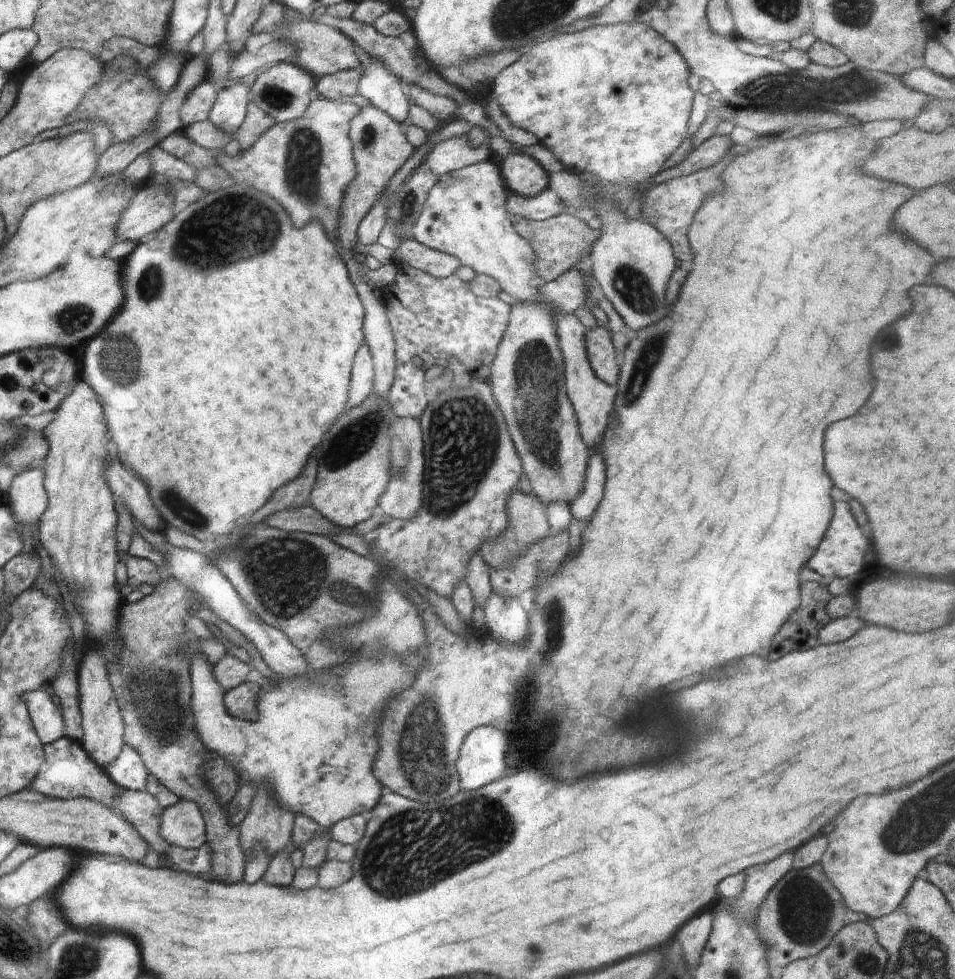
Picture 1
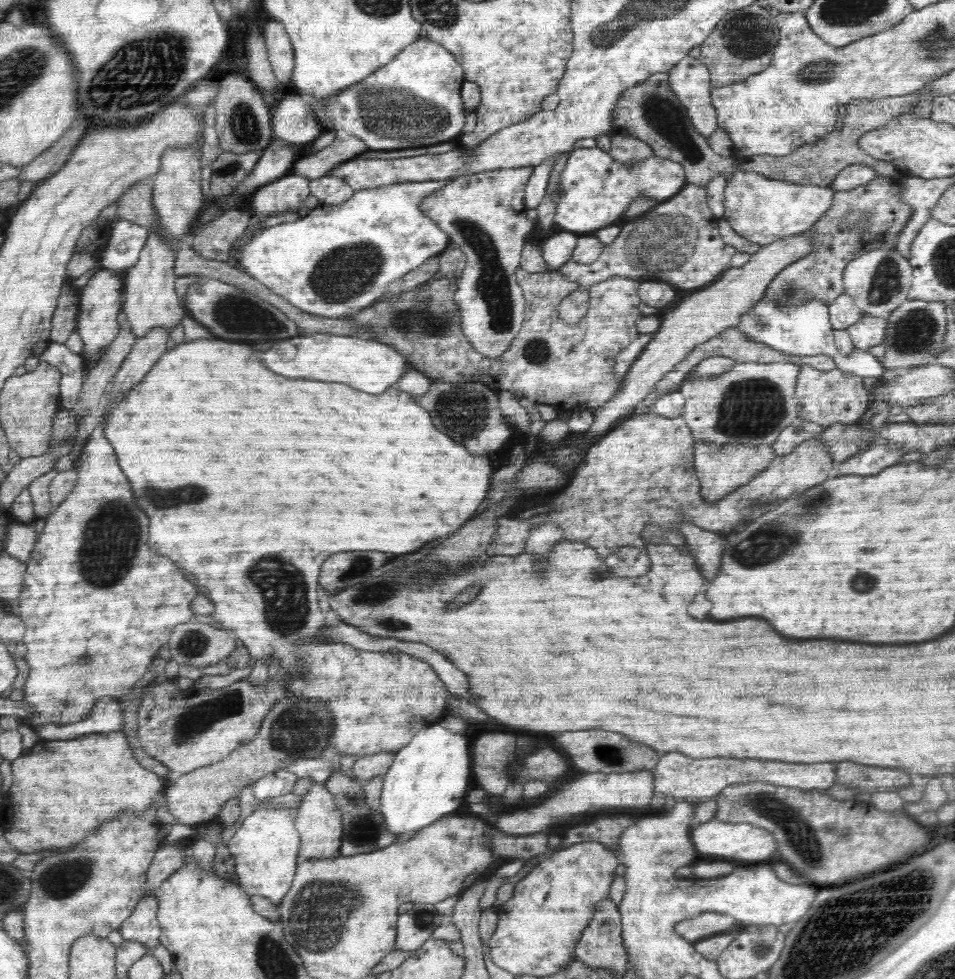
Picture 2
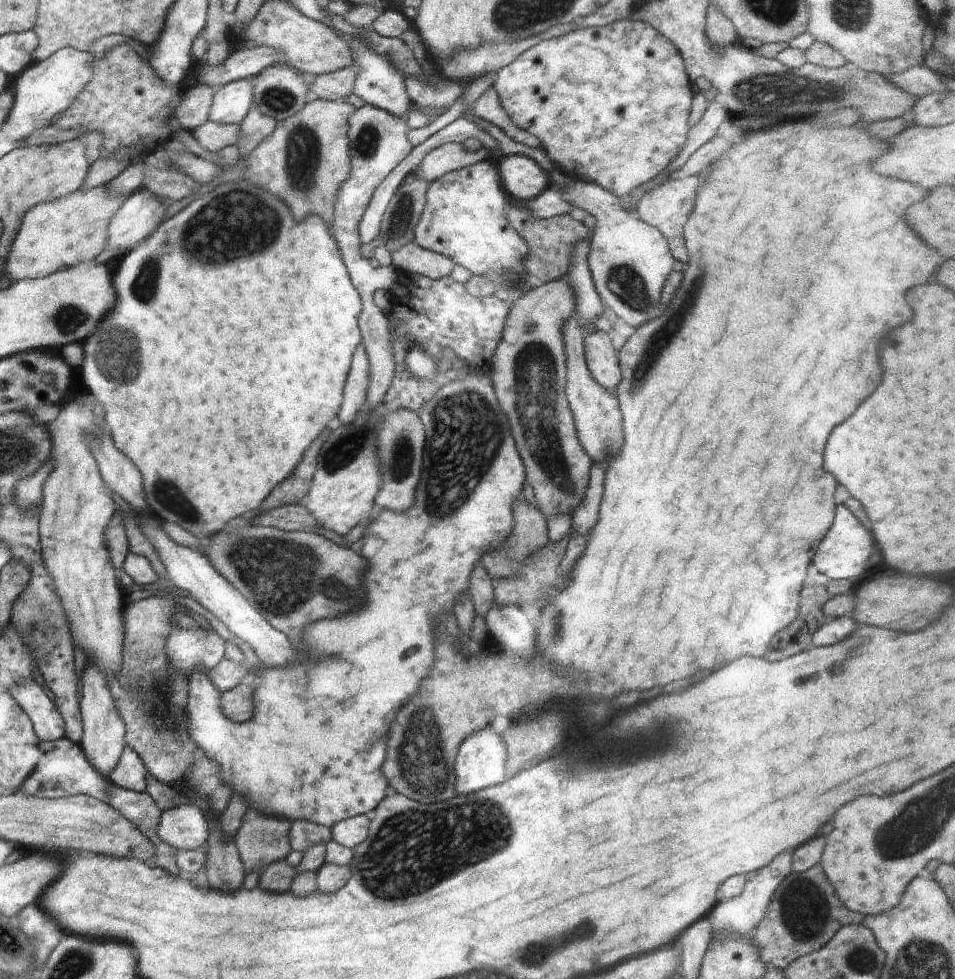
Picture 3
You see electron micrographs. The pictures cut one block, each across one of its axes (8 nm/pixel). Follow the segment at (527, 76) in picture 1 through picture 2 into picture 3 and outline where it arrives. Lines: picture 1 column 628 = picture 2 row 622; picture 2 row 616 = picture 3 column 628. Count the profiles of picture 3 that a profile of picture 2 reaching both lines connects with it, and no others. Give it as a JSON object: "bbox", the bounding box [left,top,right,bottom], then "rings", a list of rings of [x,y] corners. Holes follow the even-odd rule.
{"bbox":[493,19,693,199],"rings":[[[622,19],[603,27],[574,30],[570,34],[540,41],[529,49],[520,53],[516,60],[498,72],[493,87],[496,89],[500,104],[506,114],[525,131],[536,136],[542,148],[552,157],[556,168],[556,177],[559,173],[576,180],[598,183],[604,190],[617,199],[627,198],[629,192],[638,188],[640,184],[648,182],[654,176],[666,169],[670,161],[678,155],[678,150],[684,146],[689,135],[689,112],[693,101],[693,92],[690,79],[684,69],[684,59],[679,50],[650,24],[631,19]]]}

